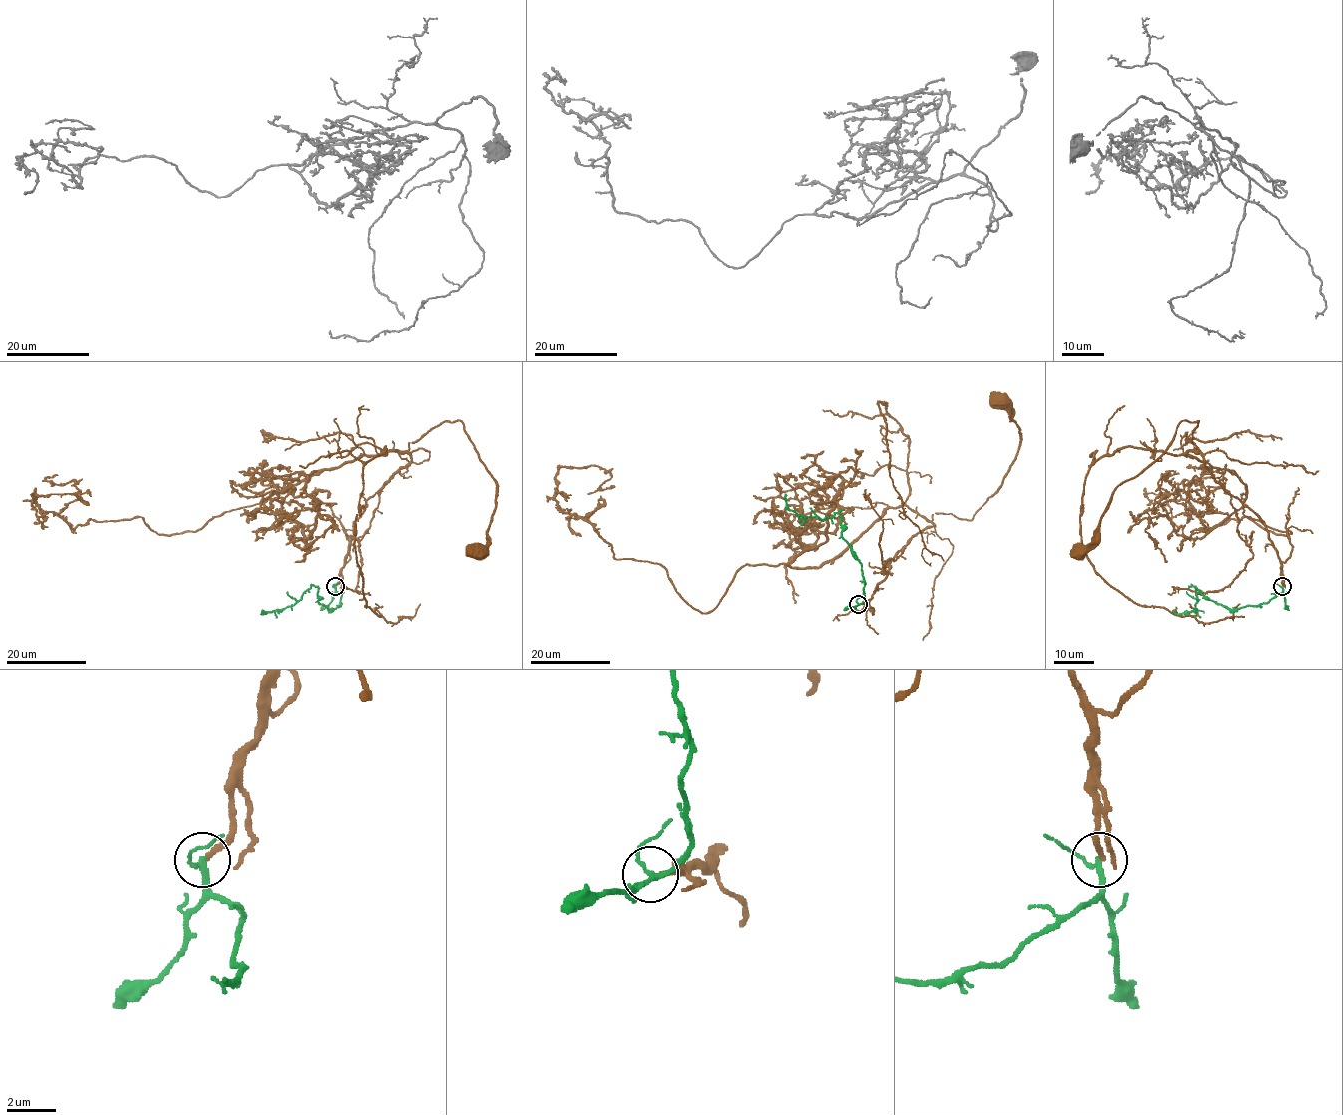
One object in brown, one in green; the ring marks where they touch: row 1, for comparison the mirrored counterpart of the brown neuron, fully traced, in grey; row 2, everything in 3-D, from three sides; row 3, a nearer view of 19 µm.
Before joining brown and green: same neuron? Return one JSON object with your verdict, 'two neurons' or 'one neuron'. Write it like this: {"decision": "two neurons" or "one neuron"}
{"decision": "two neurons"}

